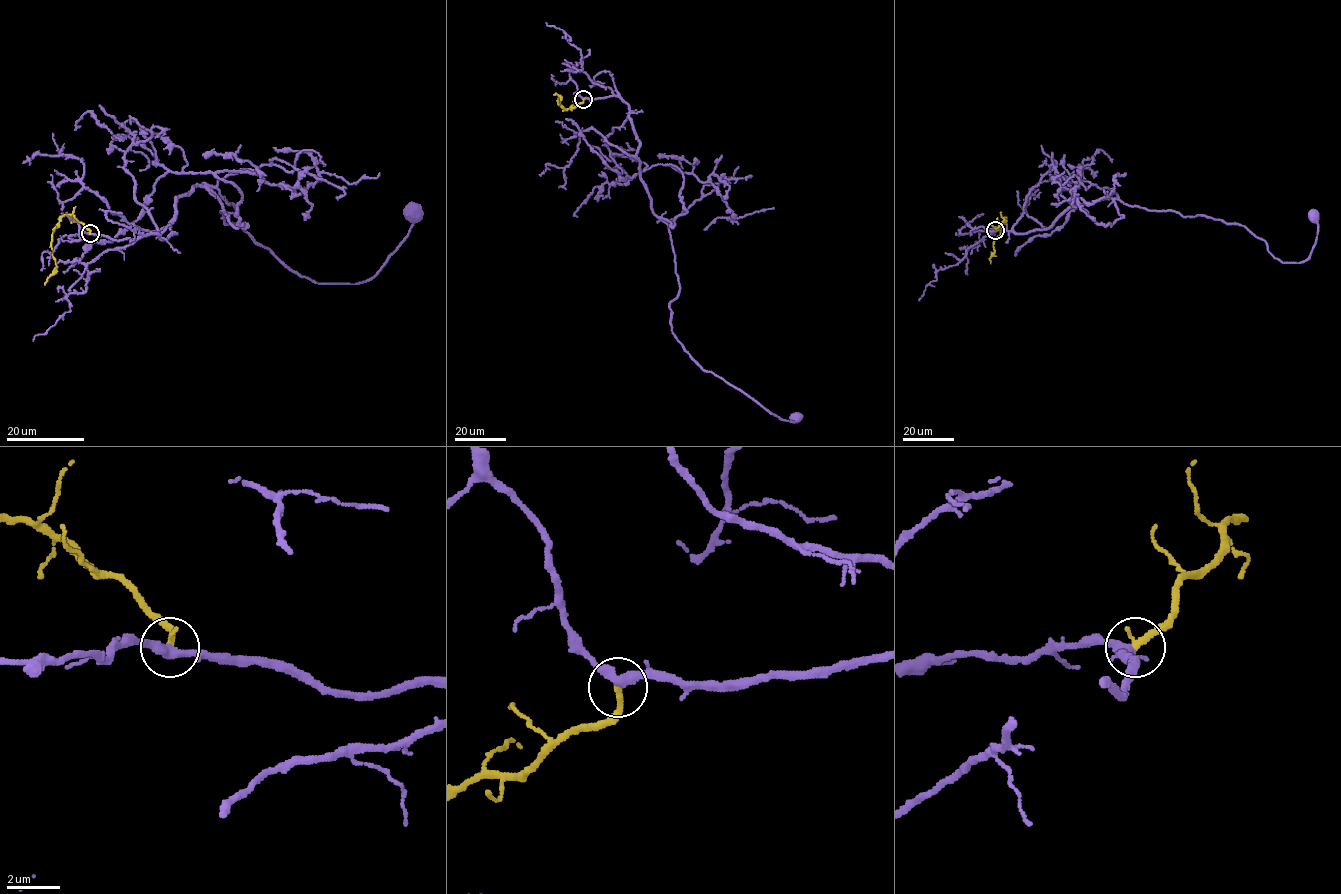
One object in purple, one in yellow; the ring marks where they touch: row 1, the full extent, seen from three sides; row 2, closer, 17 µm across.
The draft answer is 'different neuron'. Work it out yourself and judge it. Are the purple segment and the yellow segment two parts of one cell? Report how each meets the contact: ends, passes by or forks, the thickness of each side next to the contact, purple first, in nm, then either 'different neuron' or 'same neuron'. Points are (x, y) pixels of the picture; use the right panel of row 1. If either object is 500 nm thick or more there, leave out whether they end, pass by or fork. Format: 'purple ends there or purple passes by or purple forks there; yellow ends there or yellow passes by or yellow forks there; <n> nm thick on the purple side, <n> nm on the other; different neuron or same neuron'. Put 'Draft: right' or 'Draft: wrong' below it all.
purple passes by; yellow ends there; 360 nm thick on the purple side, 260 nm on the other; same neuron
Draft: wrong

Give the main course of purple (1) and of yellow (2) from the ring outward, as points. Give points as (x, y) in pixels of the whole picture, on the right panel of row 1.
1: (995, 230), (1048, 228), (1070, 207), (1117, 198), (1237, 223), (1280, 261), (1300, 263), (1316, 240), (1313, 215)
2: (995, 230), (1005, 218), (1000, 234), (995, 239), (990, 263)

